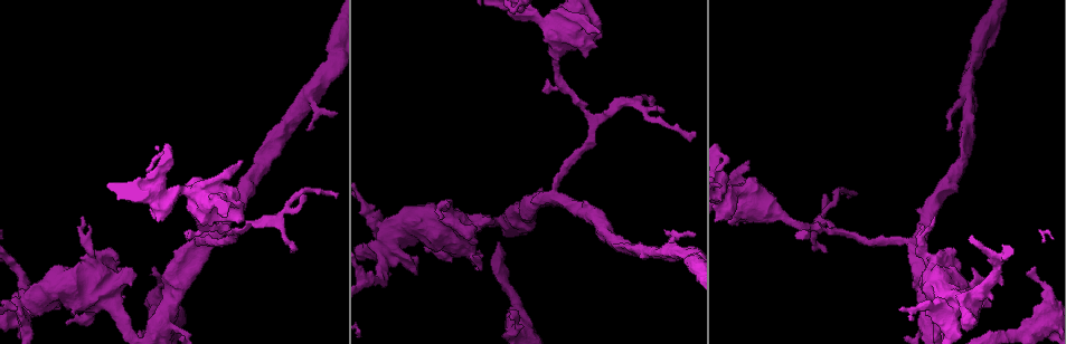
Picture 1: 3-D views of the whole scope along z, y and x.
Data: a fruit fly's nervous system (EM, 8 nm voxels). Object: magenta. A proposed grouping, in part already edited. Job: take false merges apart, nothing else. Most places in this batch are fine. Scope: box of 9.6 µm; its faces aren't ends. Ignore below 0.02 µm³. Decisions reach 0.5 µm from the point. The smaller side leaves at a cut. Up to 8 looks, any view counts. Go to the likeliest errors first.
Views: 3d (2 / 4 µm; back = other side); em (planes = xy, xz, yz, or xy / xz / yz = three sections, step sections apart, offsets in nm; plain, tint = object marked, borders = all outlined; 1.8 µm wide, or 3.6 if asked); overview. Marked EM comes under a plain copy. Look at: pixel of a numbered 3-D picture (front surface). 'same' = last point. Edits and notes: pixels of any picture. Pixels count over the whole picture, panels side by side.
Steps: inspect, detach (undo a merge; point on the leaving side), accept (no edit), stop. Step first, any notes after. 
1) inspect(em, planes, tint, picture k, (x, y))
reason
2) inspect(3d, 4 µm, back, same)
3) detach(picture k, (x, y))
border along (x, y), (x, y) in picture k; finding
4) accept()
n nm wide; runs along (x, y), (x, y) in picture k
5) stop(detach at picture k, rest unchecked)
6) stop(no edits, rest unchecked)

inspect(em, 3.6 µm, xy, step 16, tint, picture 1, (950, 309))
small branch off a trunk

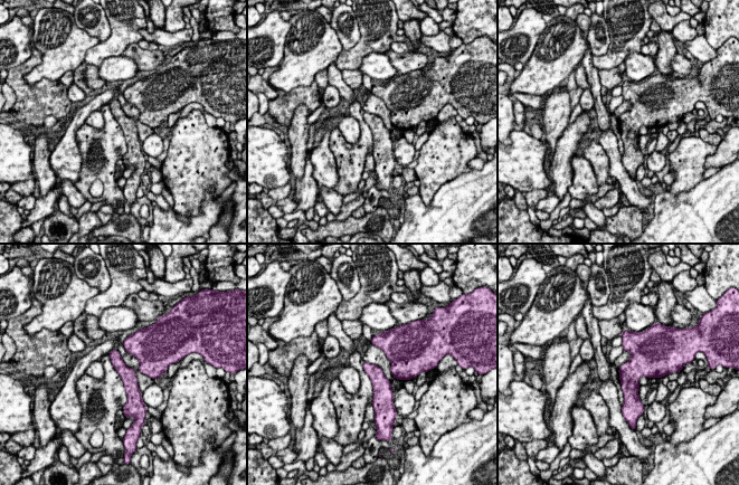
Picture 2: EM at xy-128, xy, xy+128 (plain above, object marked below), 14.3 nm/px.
inspect(em, 3.6 µm, planes, tint, same)

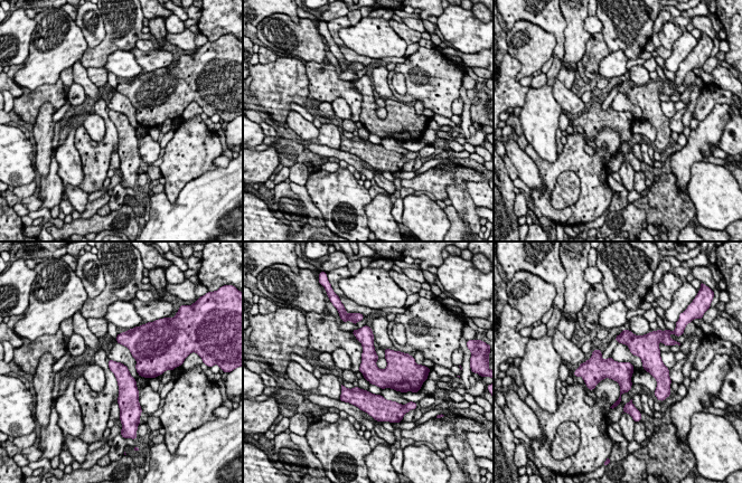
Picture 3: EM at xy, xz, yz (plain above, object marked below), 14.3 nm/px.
accept()
all the same neuron

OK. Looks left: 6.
inspect(em, planes, tint, picture 1, (573, 31))
calibre changes

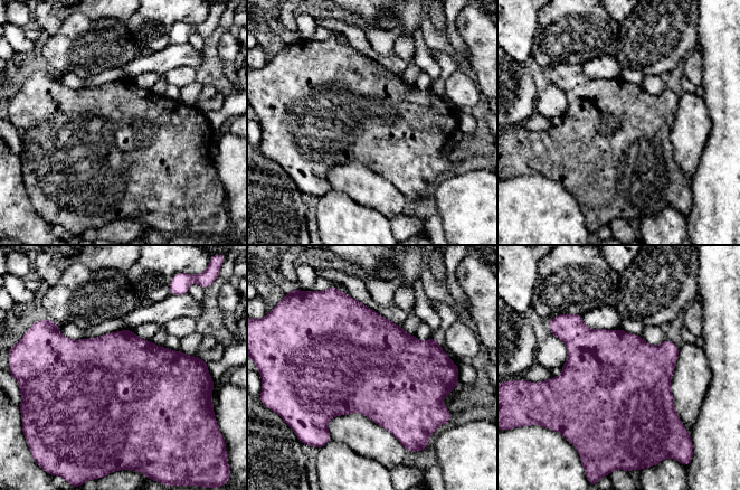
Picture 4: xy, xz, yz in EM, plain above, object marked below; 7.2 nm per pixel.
accept()
continuous, no second neuron

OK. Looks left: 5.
inspect(3d, 4 µm, picture 1, (449, 250))
sharp bend

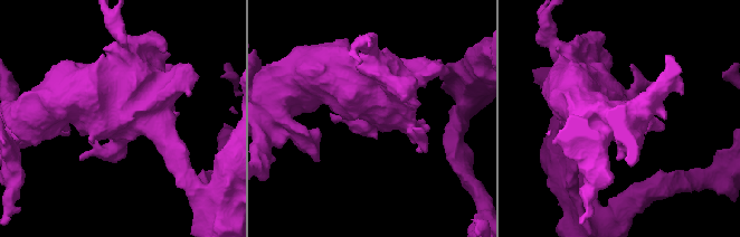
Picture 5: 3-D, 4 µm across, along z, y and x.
inspect(em, 3.6 µm, planes, tint, picture 5, (121, 140))

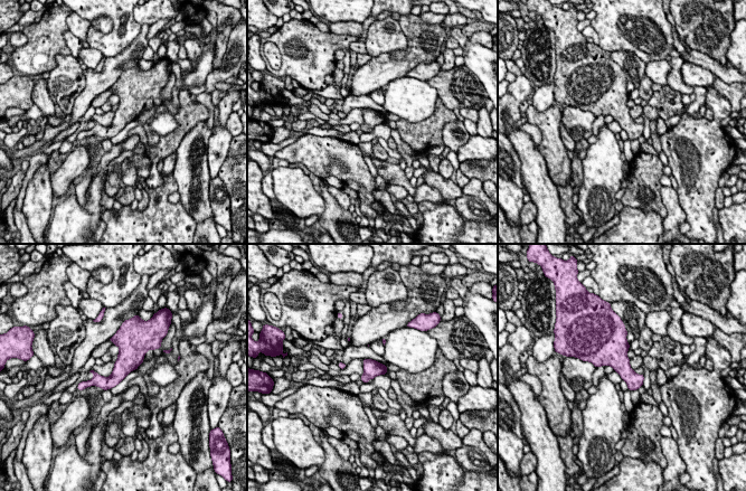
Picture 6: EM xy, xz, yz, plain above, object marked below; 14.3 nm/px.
accept()
continuous, no second neuron

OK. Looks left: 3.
inspect(3d, 2 µm, picture 1, (966, 98))
calibre changes

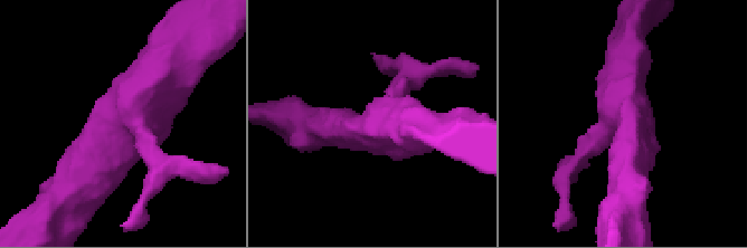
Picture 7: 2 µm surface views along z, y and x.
inspect(em, planes, tint, picture 7, (626, 120))

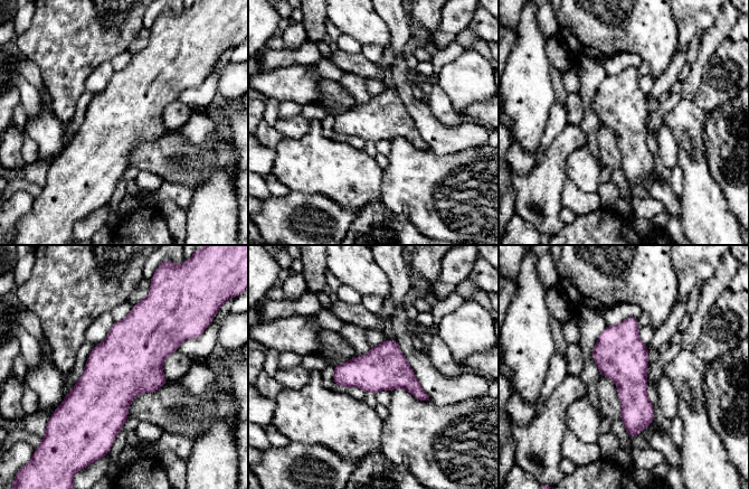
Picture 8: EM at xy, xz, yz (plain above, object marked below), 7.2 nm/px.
accept()
continuous, no second neuron

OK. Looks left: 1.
stop(no edits, rest unchecked)

